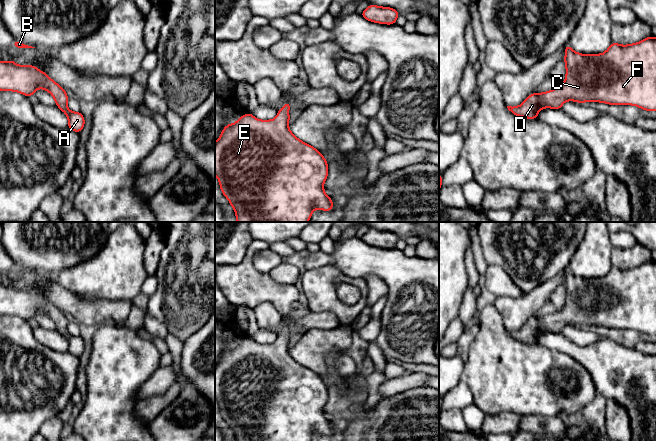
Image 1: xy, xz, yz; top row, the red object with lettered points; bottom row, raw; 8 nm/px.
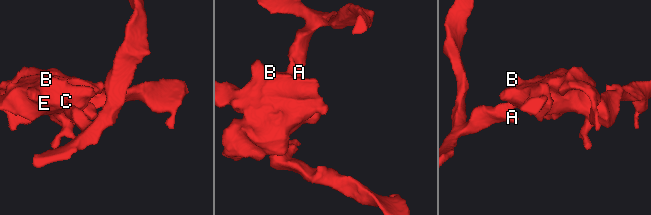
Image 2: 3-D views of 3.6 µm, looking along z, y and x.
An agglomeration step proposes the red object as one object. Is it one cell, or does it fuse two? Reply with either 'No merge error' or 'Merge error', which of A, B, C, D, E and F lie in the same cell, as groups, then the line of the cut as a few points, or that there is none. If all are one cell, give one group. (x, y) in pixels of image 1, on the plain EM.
No merge error. Groups: A B C D E F. No split

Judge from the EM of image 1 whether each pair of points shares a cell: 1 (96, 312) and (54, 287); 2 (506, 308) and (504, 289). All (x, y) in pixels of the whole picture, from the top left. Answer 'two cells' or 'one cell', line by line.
1: one cell
2: two cells

